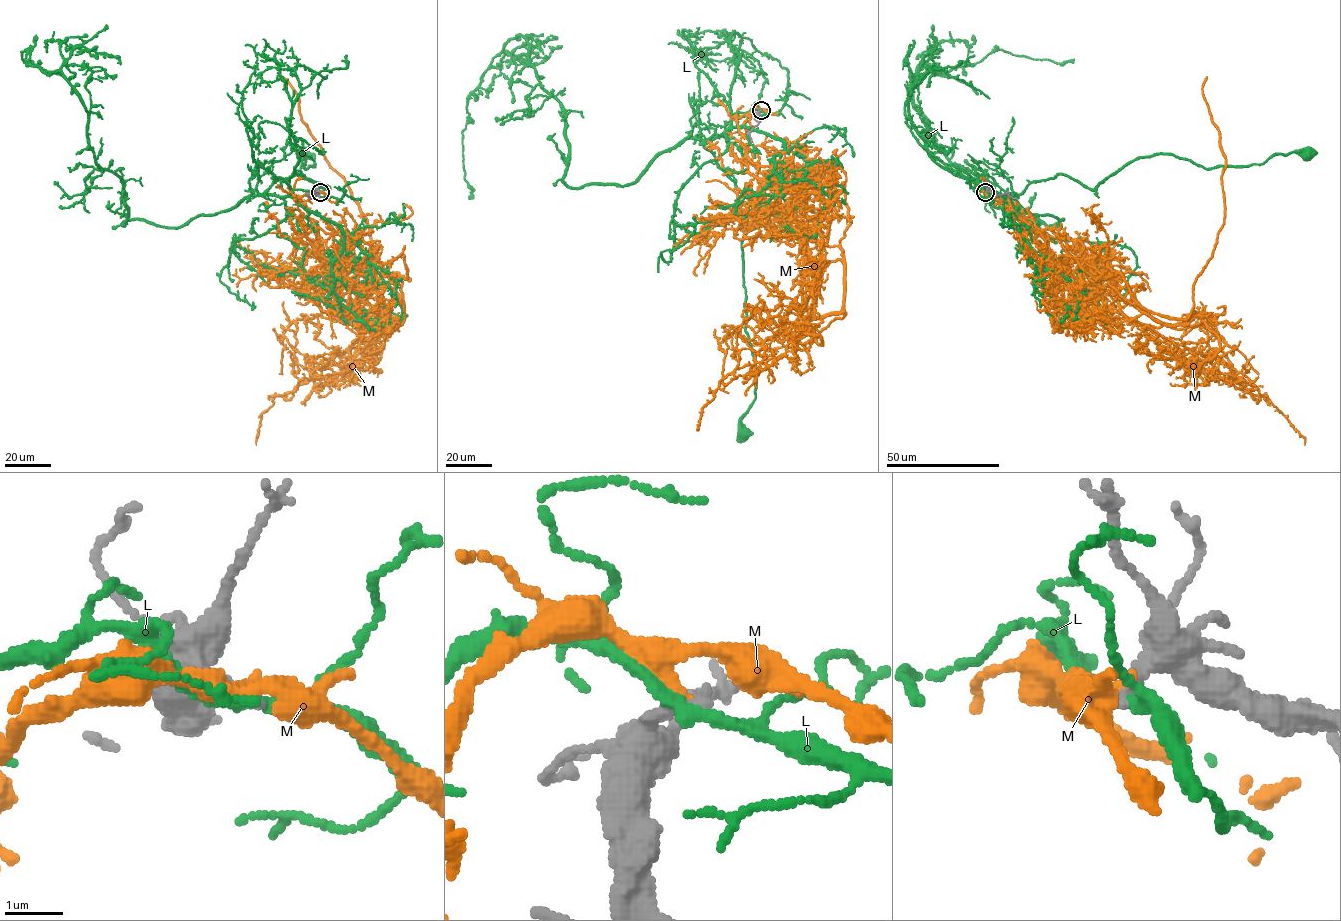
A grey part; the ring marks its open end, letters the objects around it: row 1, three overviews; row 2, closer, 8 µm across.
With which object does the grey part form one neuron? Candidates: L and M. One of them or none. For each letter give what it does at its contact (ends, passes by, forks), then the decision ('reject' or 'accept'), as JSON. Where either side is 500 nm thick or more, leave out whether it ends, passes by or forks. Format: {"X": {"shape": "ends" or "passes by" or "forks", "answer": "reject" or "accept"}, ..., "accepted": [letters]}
{"L": {"shape": "passes by", "answer": "reject"}, "M": {"shape": "passes by", "answer": "reject"}, "accepted": []}

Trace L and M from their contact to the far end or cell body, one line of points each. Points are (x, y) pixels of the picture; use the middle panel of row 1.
L: (760, 110), (732, 114), (704, 144), (769, 220), (741, 244), (756, 365), (744, 433)
M: (760, 110), (737, 118), (741, 161), (802, 227), (807, 262), (843, 263), (845, 313), (806, 349), (722, 332)

